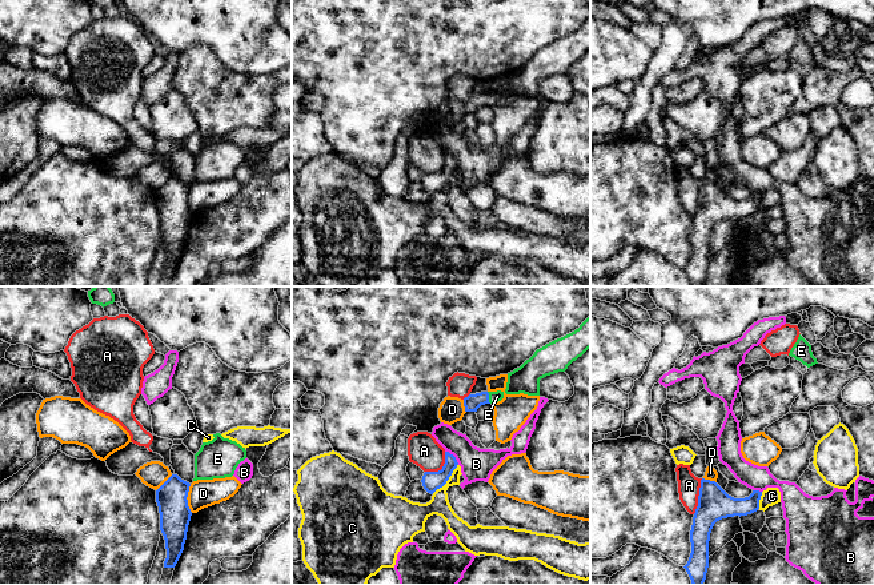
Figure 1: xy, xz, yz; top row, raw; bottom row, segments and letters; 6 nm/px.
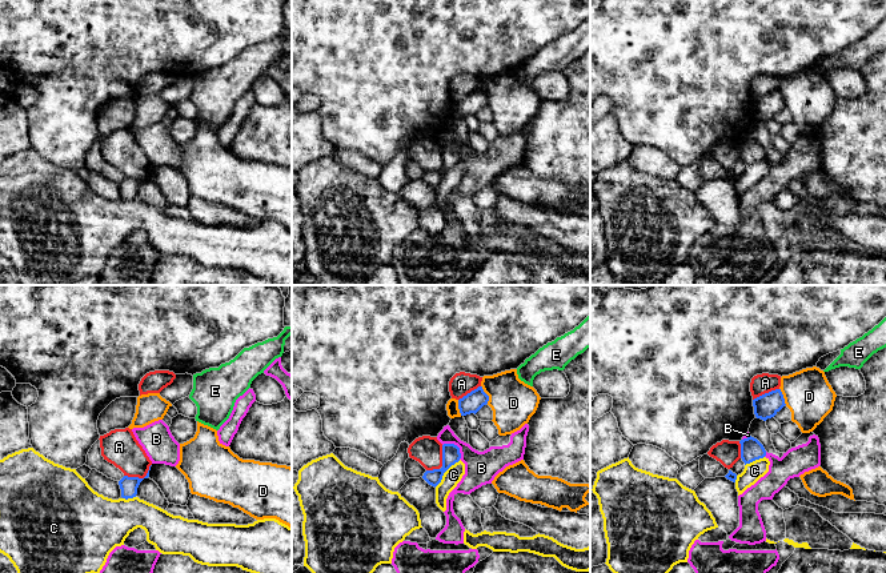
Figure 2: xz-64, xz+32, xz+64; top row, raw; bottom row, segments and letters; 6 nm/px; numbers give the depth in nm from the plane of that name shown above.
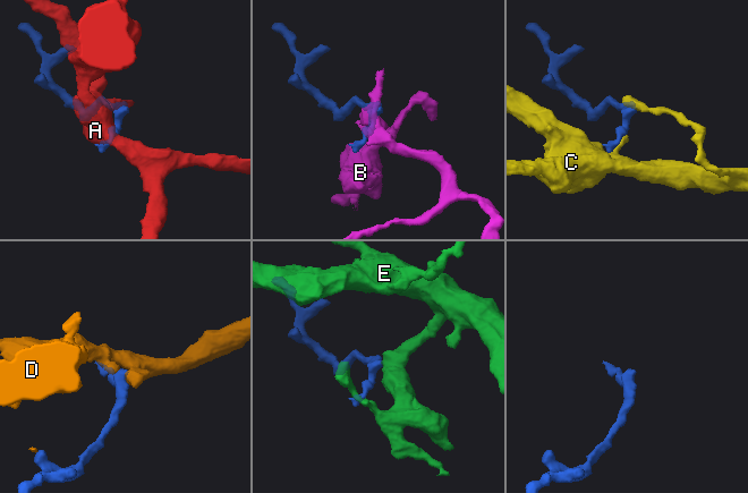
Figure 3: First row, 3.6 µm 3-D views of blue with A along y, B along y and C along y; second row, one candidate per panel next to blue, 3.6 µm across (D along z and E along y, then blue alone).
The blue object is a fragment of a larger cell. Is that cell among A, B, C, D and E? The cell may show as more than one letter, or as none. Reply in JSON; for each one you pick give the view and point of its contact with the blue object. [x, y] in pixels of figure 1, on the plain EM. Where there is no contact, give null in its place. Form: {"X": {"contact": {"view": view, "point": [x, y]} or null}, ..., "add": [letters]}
{"E": {"contact": {"view": "xz", "point": [488, 99]}}, "add": ["E"]}

